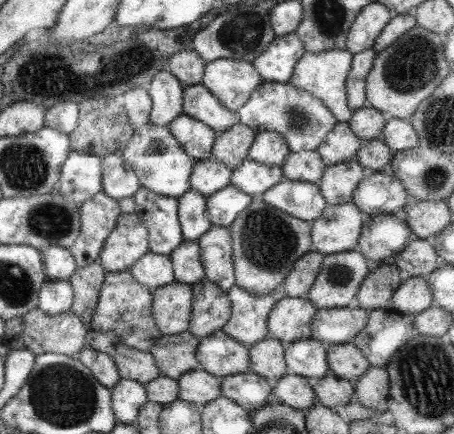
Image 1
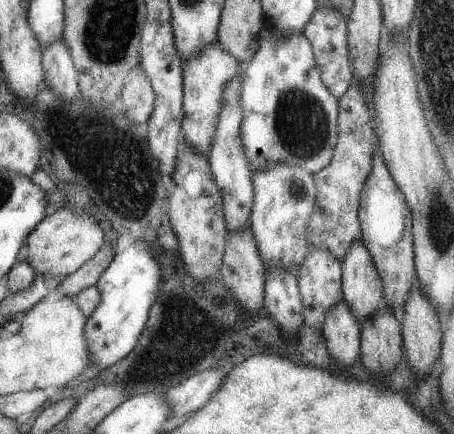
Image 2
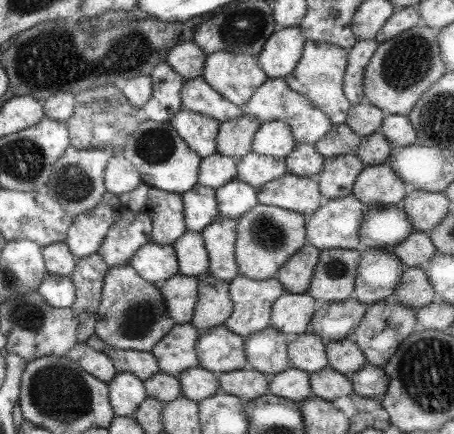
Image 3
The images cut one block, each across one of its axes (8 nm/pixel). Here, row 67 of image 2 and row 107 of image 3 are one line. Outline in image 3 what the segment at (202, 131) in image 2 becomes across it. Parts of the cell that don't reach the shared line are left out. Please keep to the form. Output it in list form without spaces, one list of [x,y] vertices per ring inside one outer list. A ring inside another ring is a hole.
[[[203,78],[185,80],[181,92],[181,110],[191,110],[209,116],[217,122],[227,122],[241,116],[245,110],[225,100],[217,90],[213,90]]]

